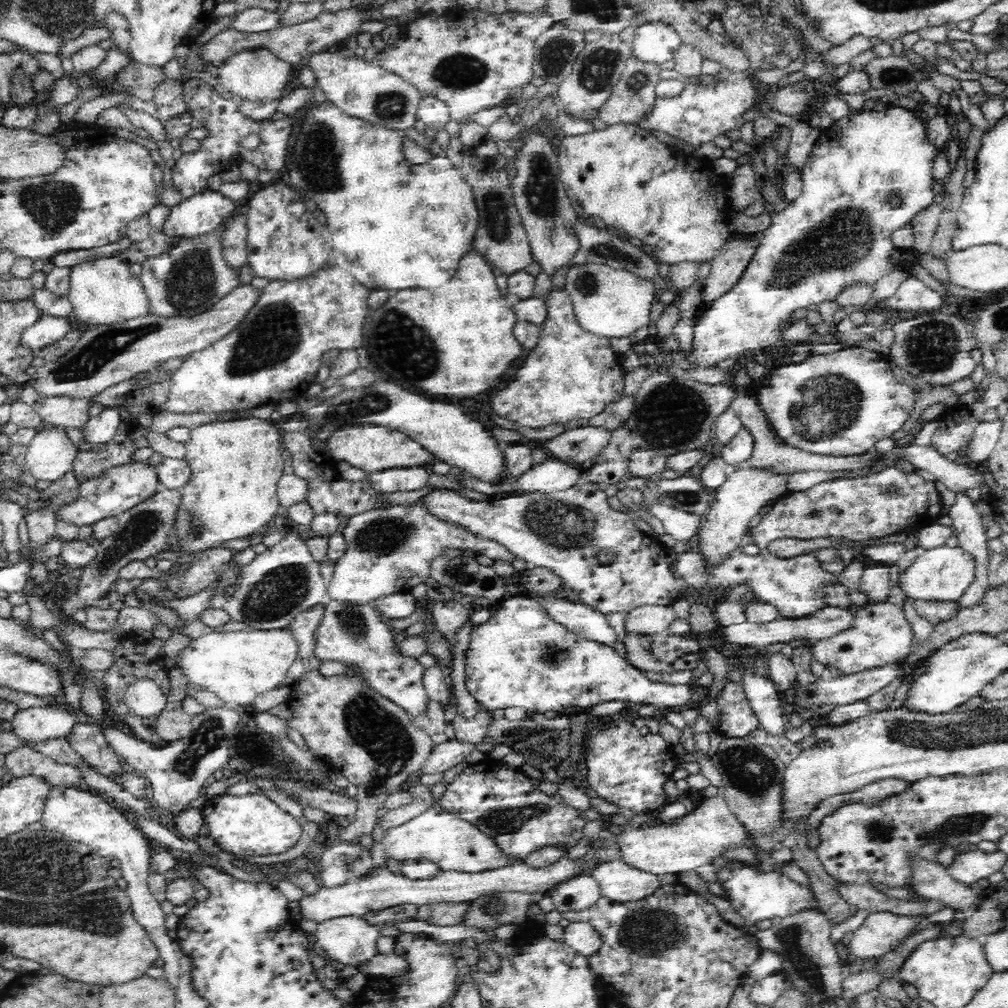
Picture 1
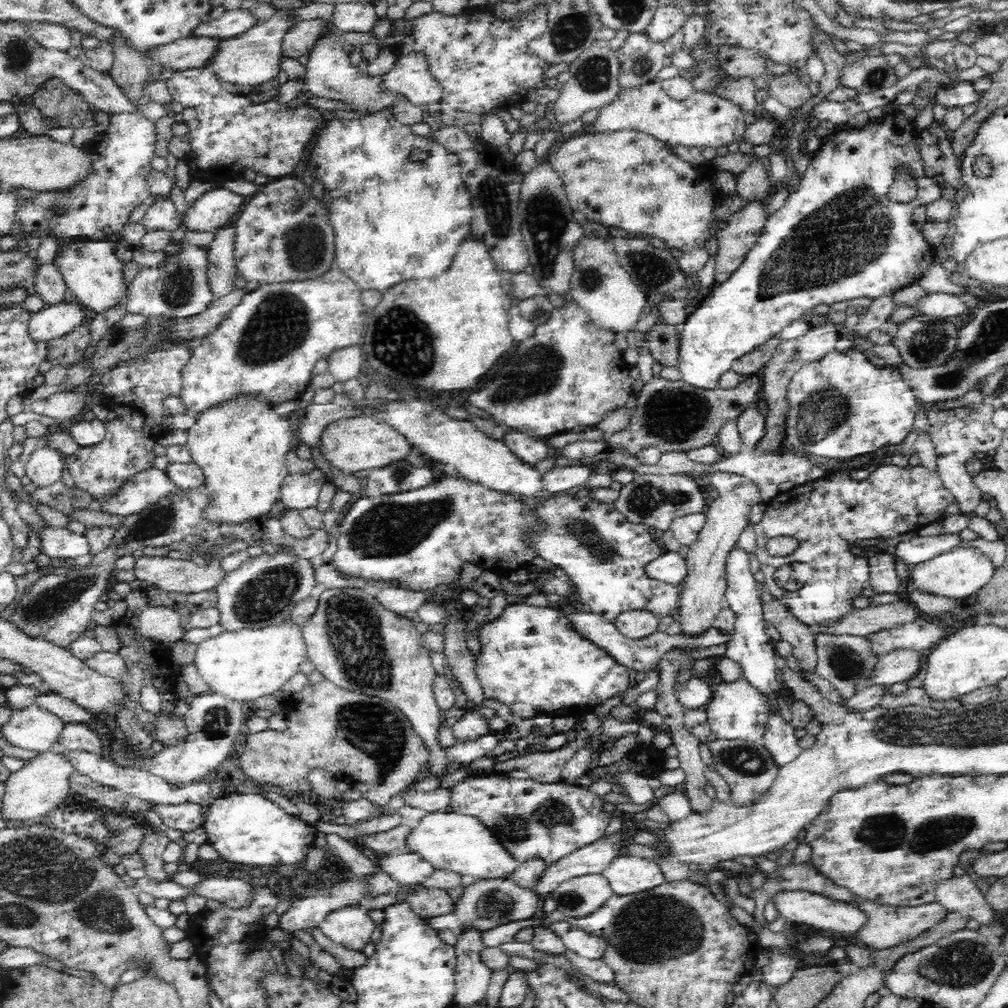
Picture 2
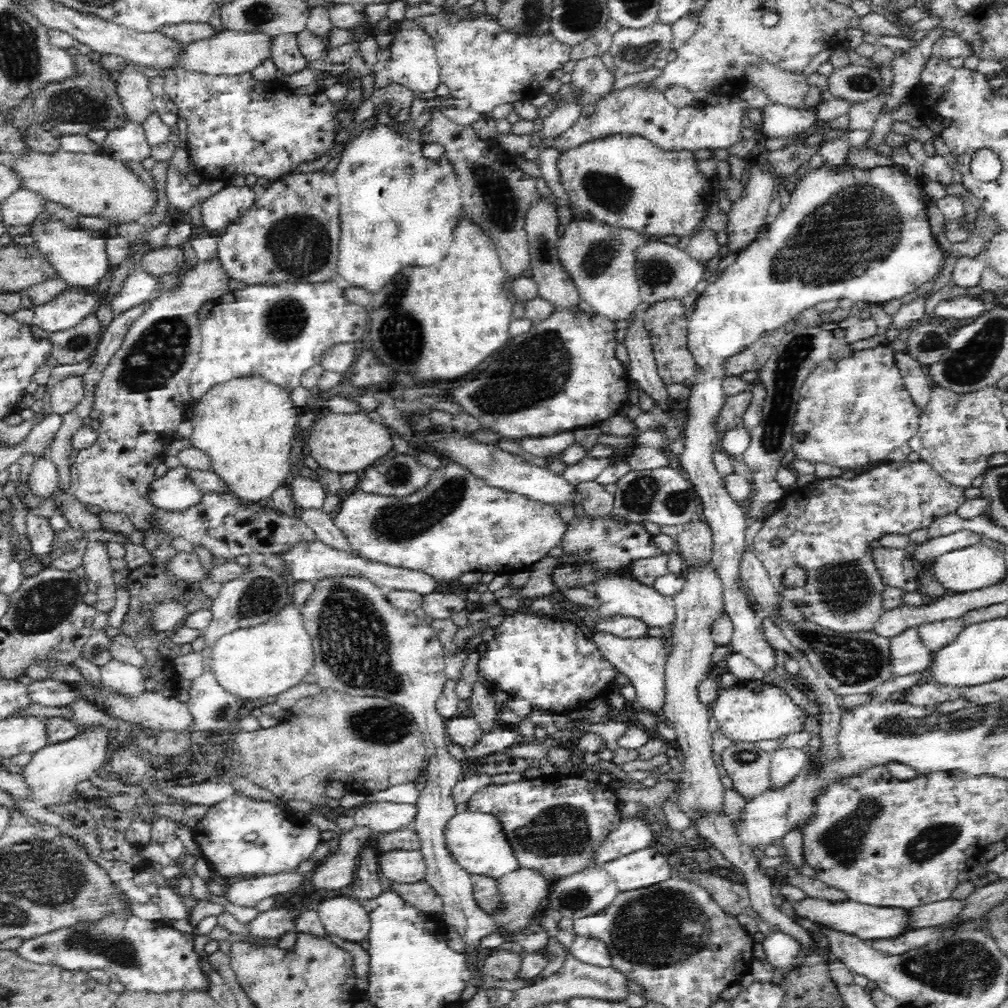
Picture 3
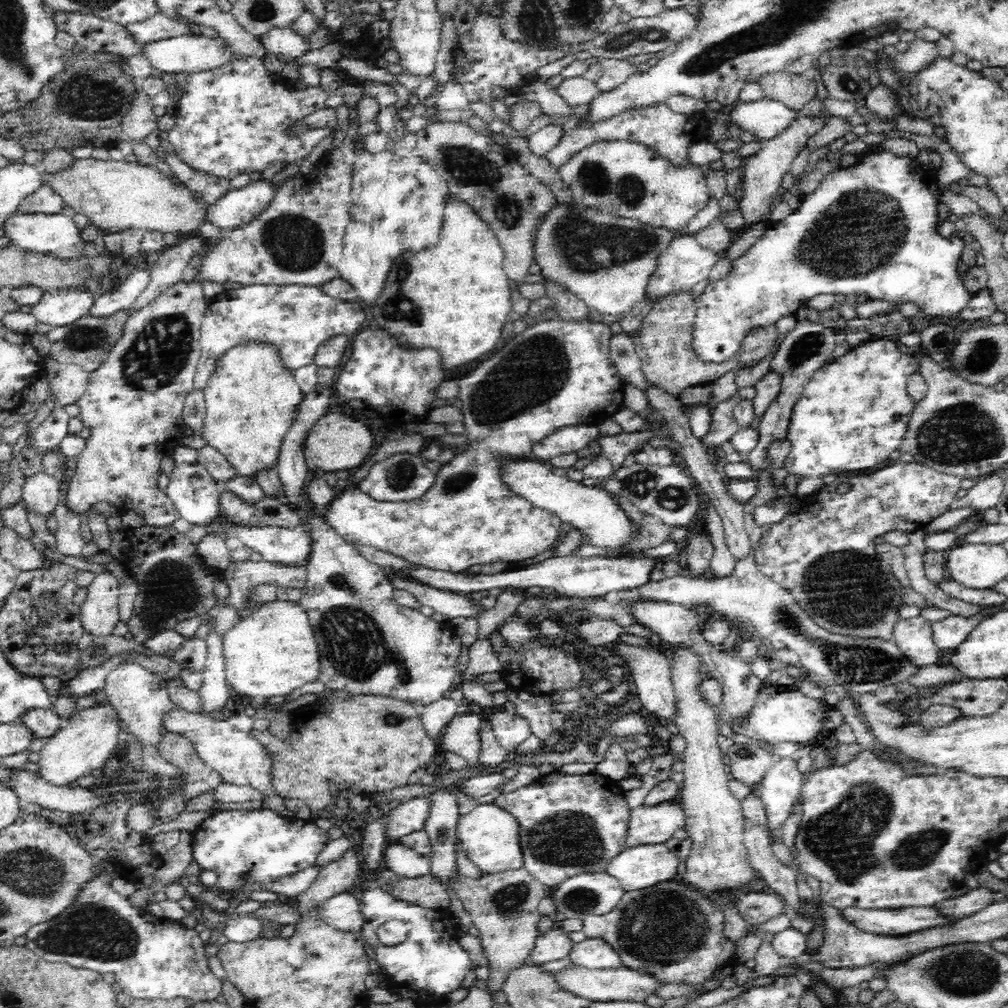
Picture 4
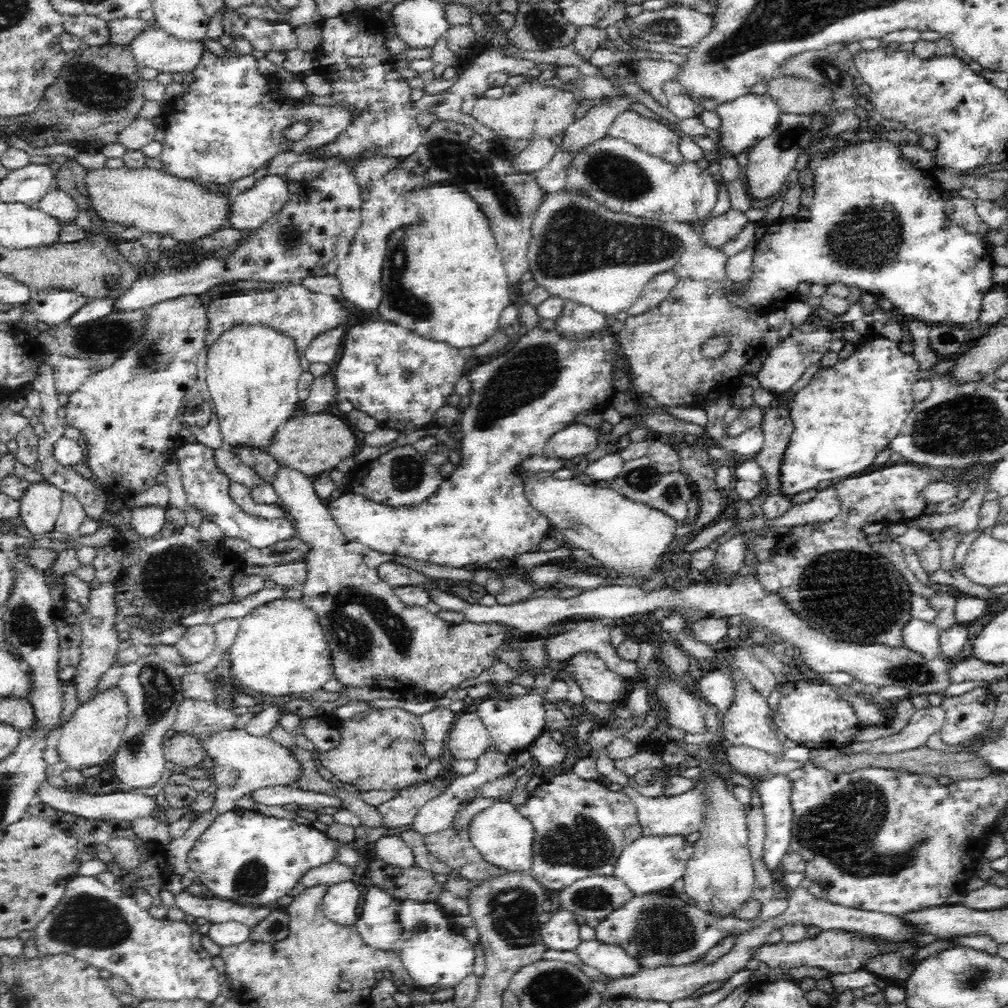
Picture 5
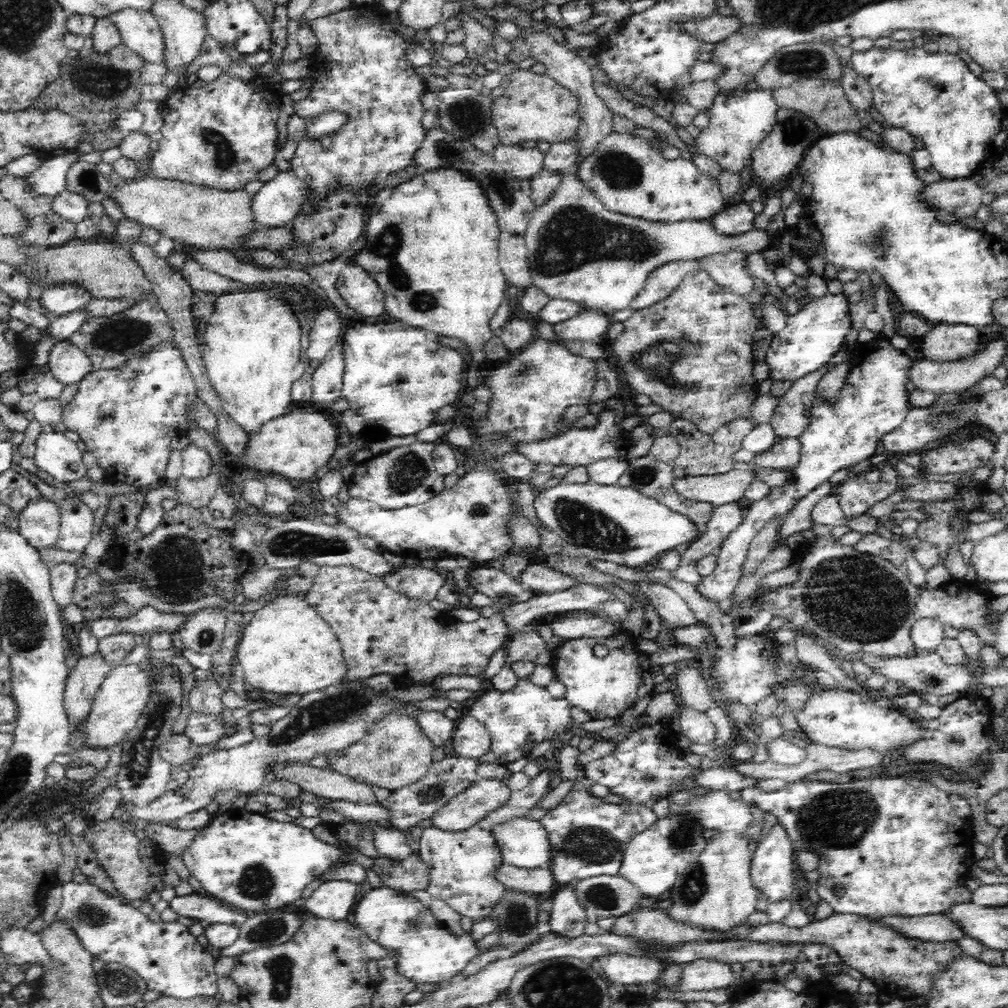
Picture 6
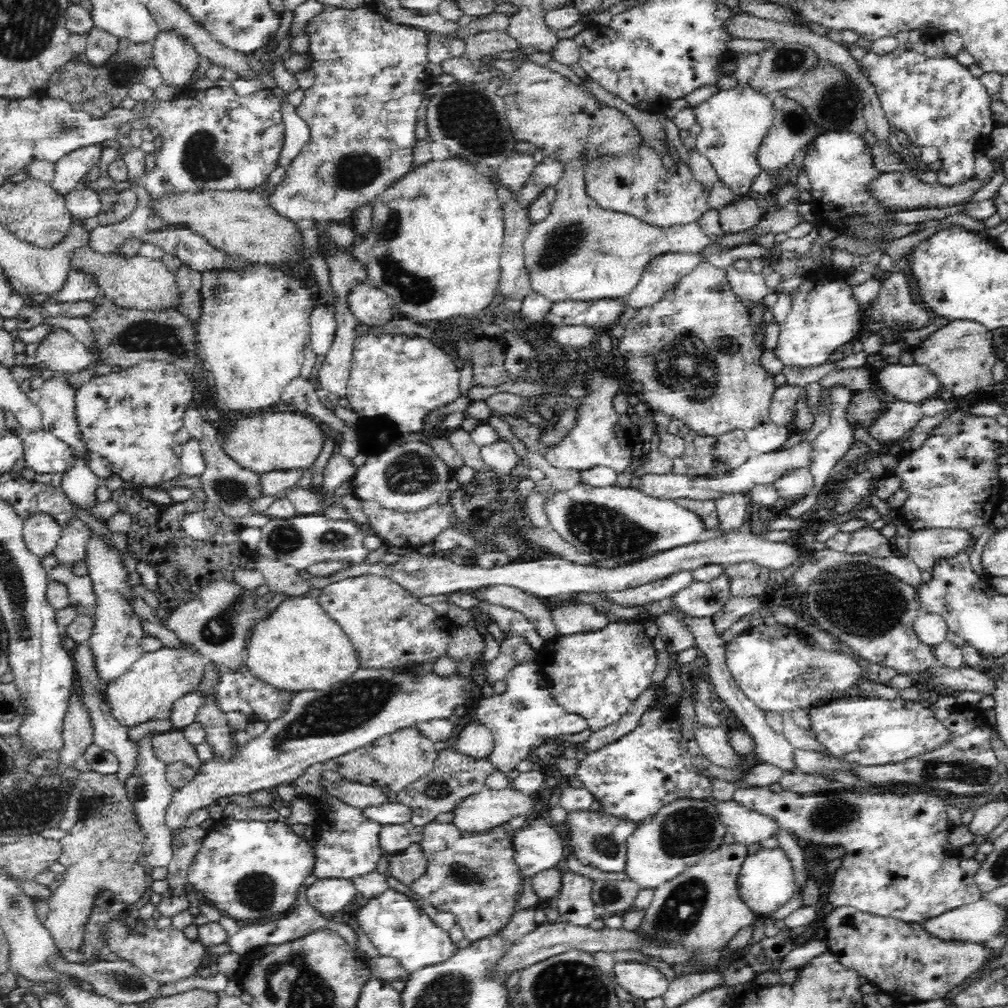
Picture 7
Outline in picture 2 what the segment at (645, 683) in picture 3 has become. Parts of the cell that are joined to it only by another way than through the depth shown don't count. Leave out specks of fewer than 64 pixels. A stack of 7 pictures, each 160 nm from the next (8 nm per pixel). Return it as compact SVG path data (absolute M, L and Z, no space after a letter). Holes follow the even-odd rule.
M570 610L569 613L565 614L565 619L571 624L572 630L578 632L580 636L606 650L618 663L626 665L629 671L634 670L636 672L650 672L654 670L653 666L660 660L660 657L665 652L672 650L672 648L712 648L712 646L728 644L732 640L732 636L734 636L733 630L722 631L712 626L704 632L692 634L682 632L680 634L668 634L666 630L657 630L646 638L632 640L631 638L626 638L612 621L608 621L602 615L597 615L596 613Z

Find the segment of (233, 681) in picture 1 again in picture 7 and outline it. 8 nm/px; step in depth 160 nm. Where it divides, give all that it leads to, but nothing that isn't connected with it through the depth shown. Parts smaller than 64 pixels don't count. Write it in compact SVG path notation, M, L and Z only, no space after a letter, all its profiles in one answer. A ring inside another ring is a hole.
M306 595L287 597L264 618L258 620L248 632L244 655L243 664L253 678L277 690L285 690L292 694L300 691L327 690L358 670L353 644L344 634L343 628L322 610L316 598Z

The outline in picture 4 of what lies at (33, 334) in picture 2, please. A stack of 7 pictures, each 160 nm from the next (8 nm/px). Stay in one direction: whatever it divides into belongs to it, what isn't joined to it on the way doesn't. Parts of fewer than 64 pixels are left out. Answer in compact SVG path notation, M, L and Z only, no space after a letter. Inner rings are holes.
M80 287L45 291L31 313L44 324L66 326L90 314L96 295Z

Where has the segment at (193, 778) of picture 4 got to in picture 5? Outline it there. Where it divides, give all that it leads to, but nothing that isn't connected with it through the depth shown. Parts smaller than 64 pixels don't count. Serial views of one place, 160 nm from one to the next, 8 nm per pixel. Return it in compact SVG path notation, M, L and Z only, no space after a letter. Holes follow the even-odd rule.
M176 733L163 742L165 760L184 768L202 767L206 755L196 736Z

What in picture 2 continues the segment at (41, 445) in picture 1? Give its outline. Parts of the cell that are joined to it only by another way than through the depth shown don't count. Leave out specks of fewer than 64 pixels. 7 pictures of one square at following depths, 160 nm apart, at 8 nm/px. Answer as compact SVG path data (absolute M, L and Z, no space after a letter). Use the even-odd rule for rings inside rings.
M40 448L26 460L26 476L37 487L59 481L64 472L64 455L56 448Z

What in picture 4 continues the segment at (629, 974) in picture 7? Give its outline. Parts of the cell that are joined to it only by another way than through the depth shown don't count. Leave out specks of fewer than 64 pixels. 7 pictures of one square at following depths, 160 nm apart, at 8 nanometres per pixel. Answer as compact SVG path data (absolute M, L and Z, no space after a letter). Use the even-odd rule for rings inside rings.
M601 939L574 942L568 954L572 964L586 968L618 968L622 963L618 953Z

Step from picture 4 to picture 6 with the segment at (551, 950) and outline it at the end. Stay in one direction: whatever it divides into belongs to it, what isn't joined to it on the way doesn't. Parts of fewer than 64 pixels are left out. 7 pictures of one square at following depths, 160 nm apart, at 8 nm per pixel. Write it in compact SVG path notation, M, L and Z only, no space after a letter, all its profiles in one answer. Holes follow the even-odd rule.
M574 886L562 887L552 897L552 912L544 928L556 937L575 940L584 935L586 923L586 911L574 897Z

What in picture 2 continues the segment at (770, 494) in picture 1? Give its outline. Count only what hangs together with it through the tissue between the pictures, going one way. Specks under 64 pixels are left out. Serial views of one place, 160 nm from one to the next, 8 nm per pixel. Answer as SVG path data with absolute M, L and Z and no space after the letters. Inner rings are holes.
M745 477L737 481L734 488L722 493L715 493L712 504L705 509L705 524L700 530L694 544L689 547L686 556L688 576L683 581L680 594L680 608L675 613L681 624L682 633L699 633L713 626L716 615L725 605L726 560L736 548L740 536L748 528L748 516L754 506L765 506L762 500L762 489L756 481Z

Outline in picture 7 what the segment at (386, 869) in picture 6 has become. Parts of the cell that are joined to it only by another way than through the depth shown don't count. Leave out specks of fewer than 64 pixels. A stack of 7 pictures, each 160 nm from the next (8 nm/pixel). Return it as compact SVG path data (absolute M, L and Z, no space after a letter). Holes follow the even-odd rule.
M412 843L404 852L389 855L390 877L410 887L419 879L422 879L427 872L427 860L421 850L420 843Z

